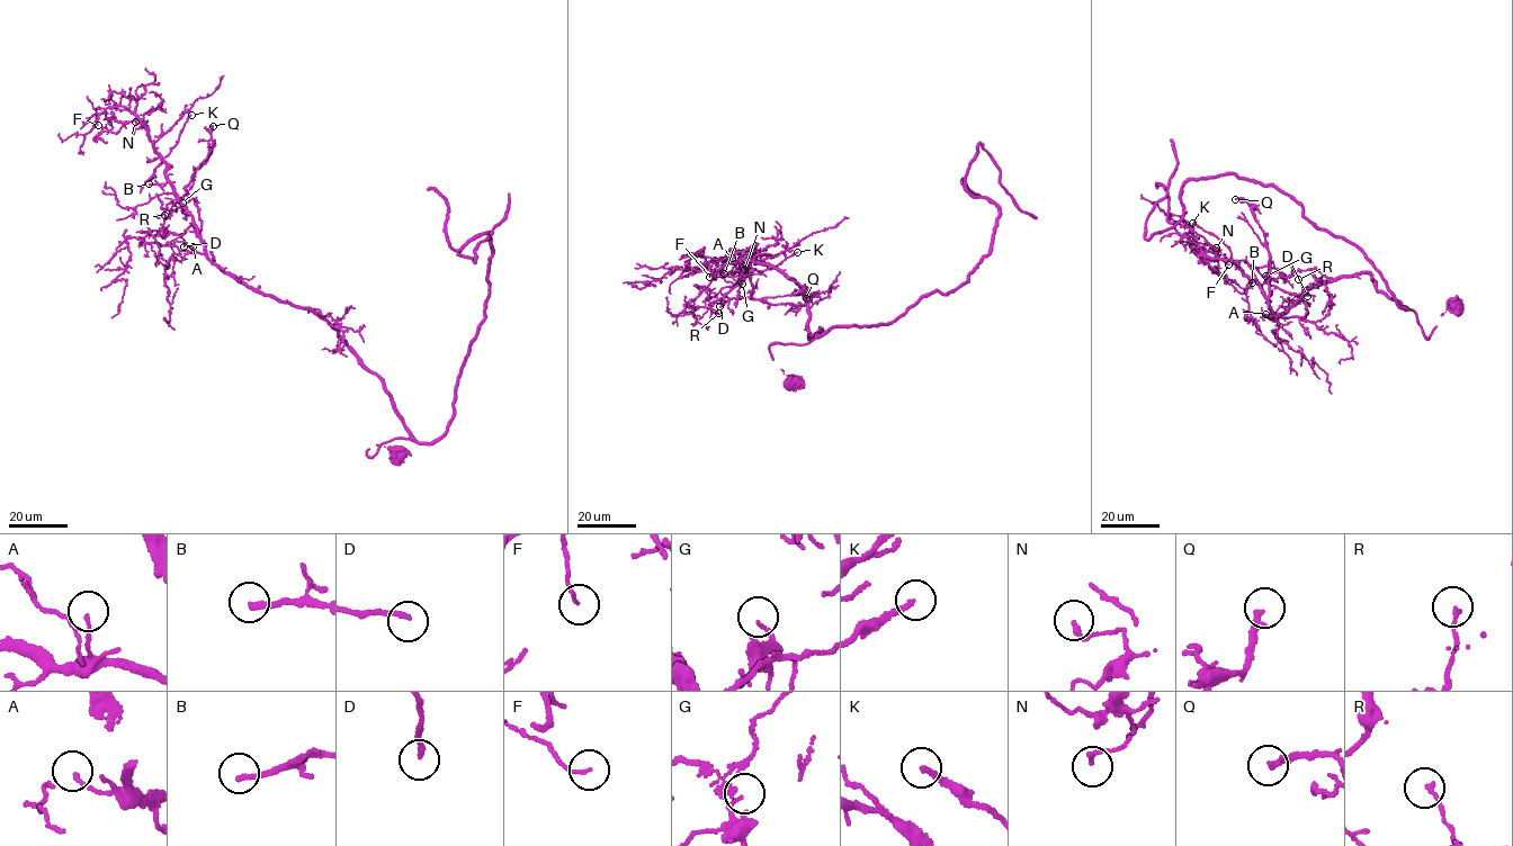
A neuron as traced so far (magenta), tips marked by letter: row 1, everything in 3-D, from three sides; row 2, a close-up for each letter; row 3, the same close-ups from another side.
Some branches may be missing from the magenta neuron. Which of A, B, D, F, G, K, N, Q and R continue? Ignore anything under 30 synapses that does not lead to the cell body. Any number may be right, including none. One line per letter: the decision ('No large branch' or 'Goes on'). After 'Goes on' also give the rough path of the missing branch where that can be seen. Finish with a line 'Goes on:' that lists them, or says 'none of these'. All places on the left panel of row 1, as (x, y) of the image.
A: No large branch
B: Goes on. Course of what is missing: (149, 183), (135, 189), (135, 180), (148, 163)
D: Goes on. Course of what is missing: (184, 246), (186, 251), (207, 257)
F: No large branch
G: No large branch
K: Goes on. Course of what is missing: (191, 115), (202, 91), (199, 81), (203, 77)
N: No large branch
Q: No large branch
R: No large branch
Goes on: B, D, K

